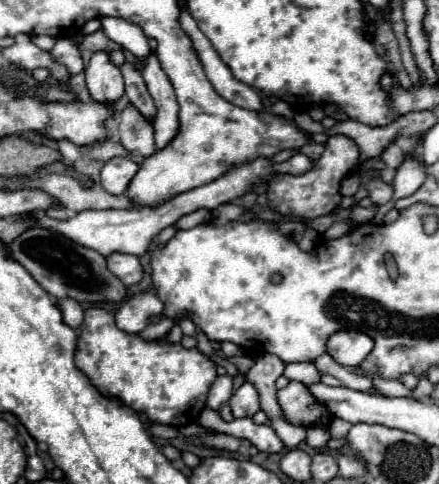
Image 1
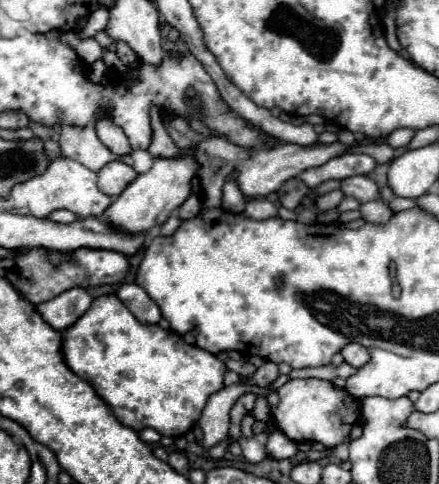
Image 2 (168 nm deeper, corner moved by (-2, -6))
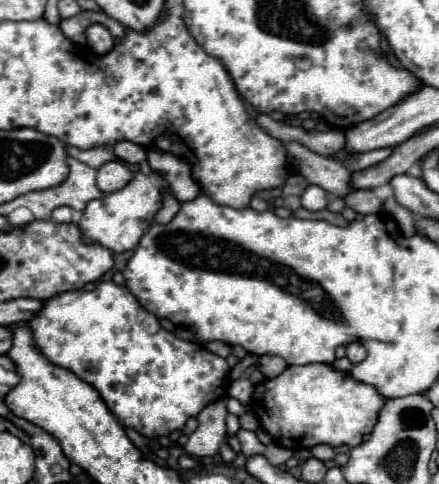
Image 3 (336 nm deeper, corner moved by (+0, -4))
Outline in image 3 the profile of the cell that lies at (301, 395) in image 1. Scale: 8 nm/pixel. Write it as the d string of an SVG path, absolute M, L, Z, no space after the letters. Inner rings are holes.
M321 363L287 367L279 377L259 383L251 399L251 407L255 407L263 429L277 445L293 451L311 449L319 443L331 447L359 445L363 435L373 429L383 403L385 397L371 385L357 383L349 373L335 371Z

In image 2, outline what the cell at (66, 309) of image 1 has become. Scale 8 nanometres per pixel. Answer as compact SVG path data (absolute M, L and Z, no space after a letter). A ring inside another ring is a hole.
M77 287L77 289L65 291L63 295L57 295L51 301L39 303L35 309L45 319L45 323L49 323L53 329L65 331L89 309L91 301L93 297L87 293L87 289Z

